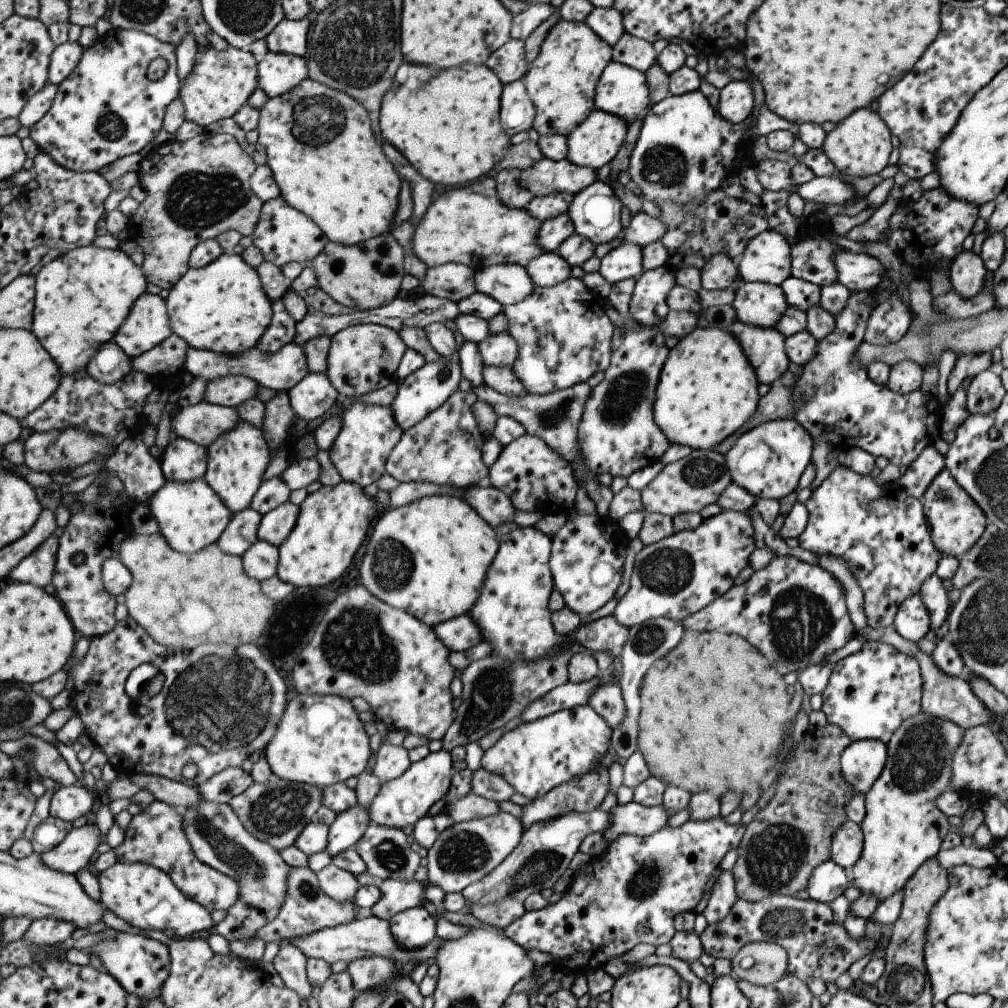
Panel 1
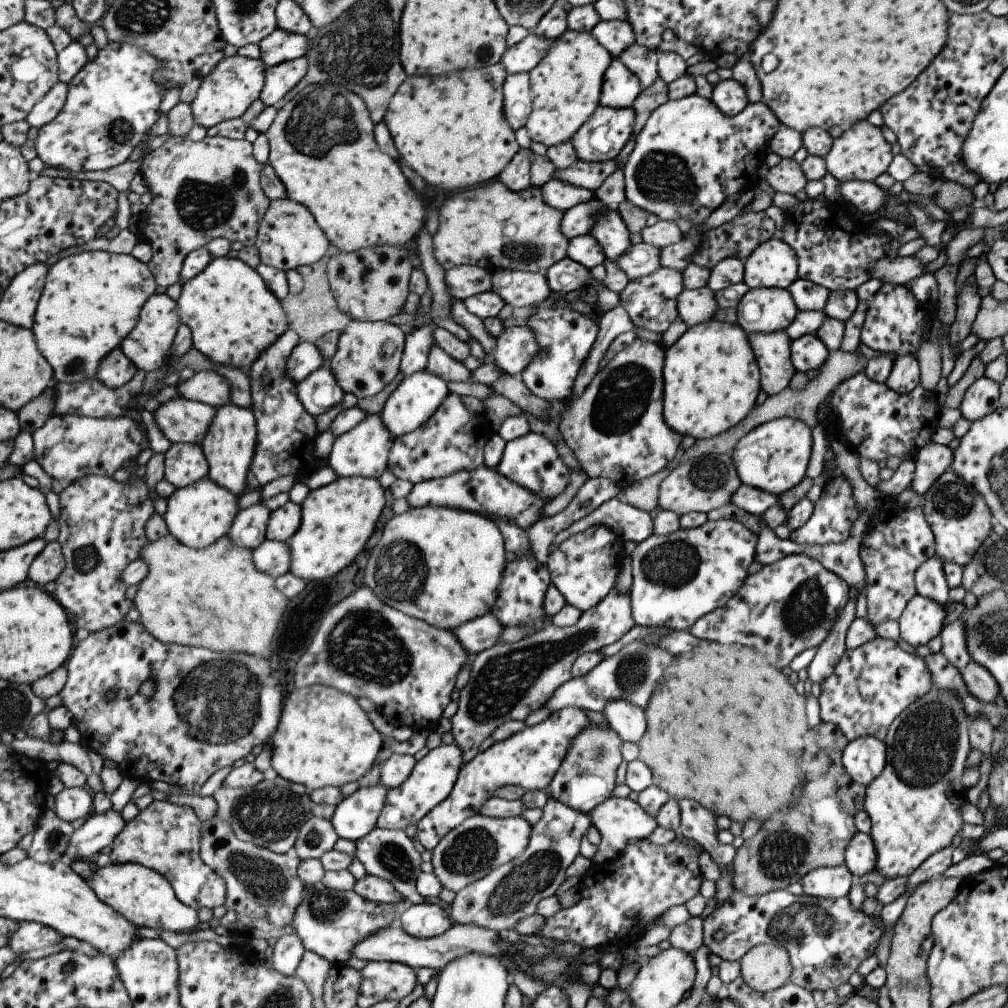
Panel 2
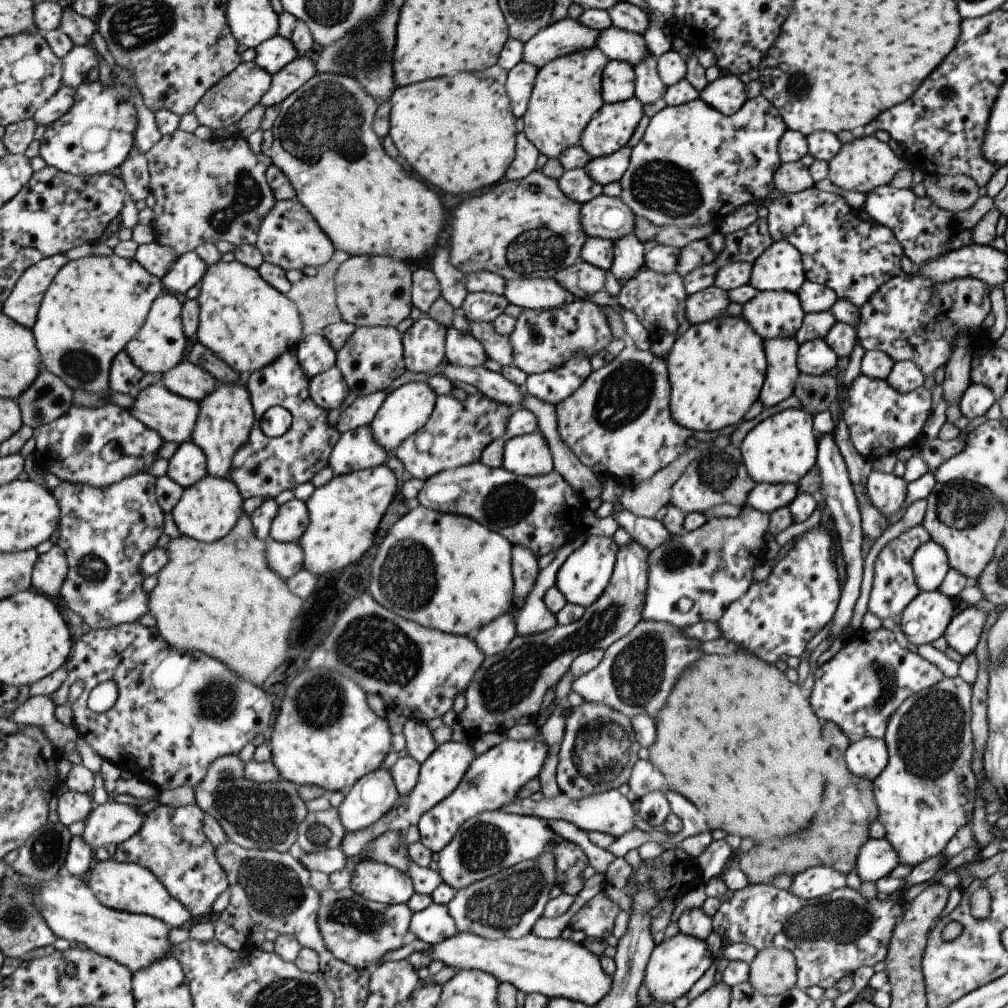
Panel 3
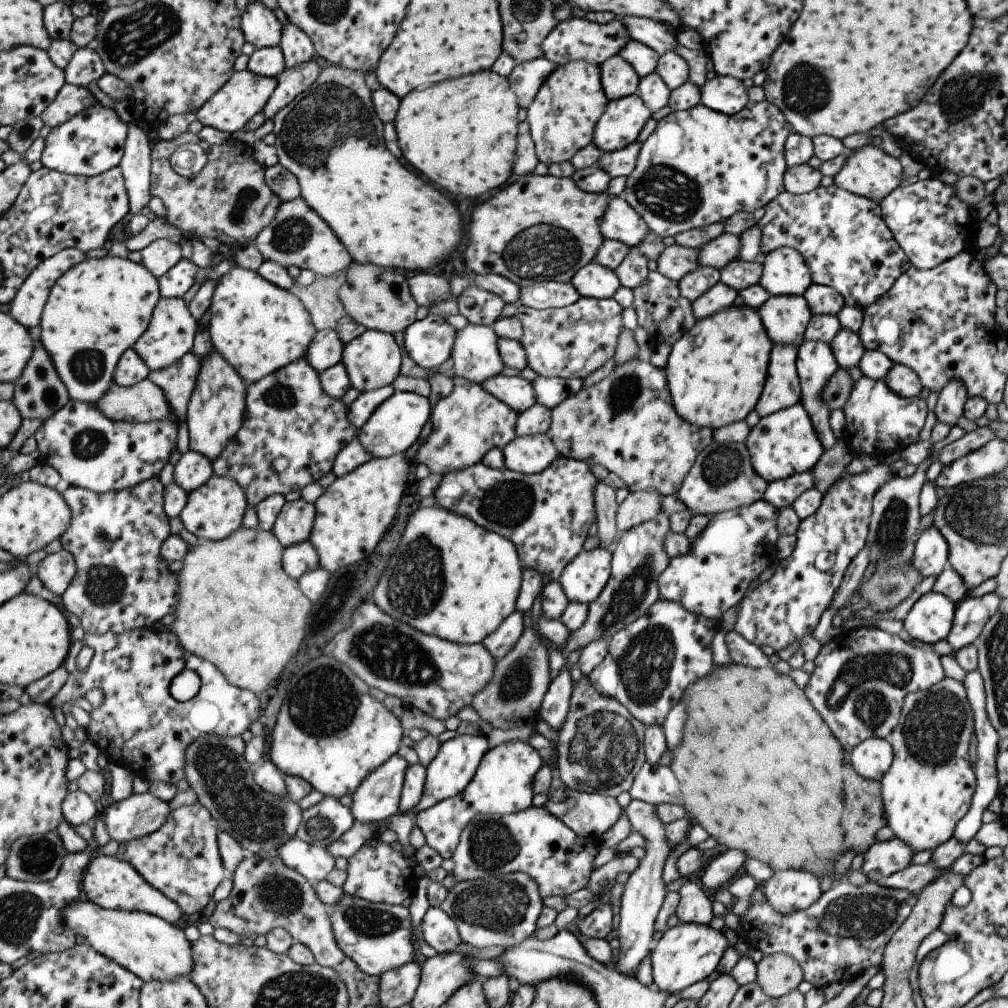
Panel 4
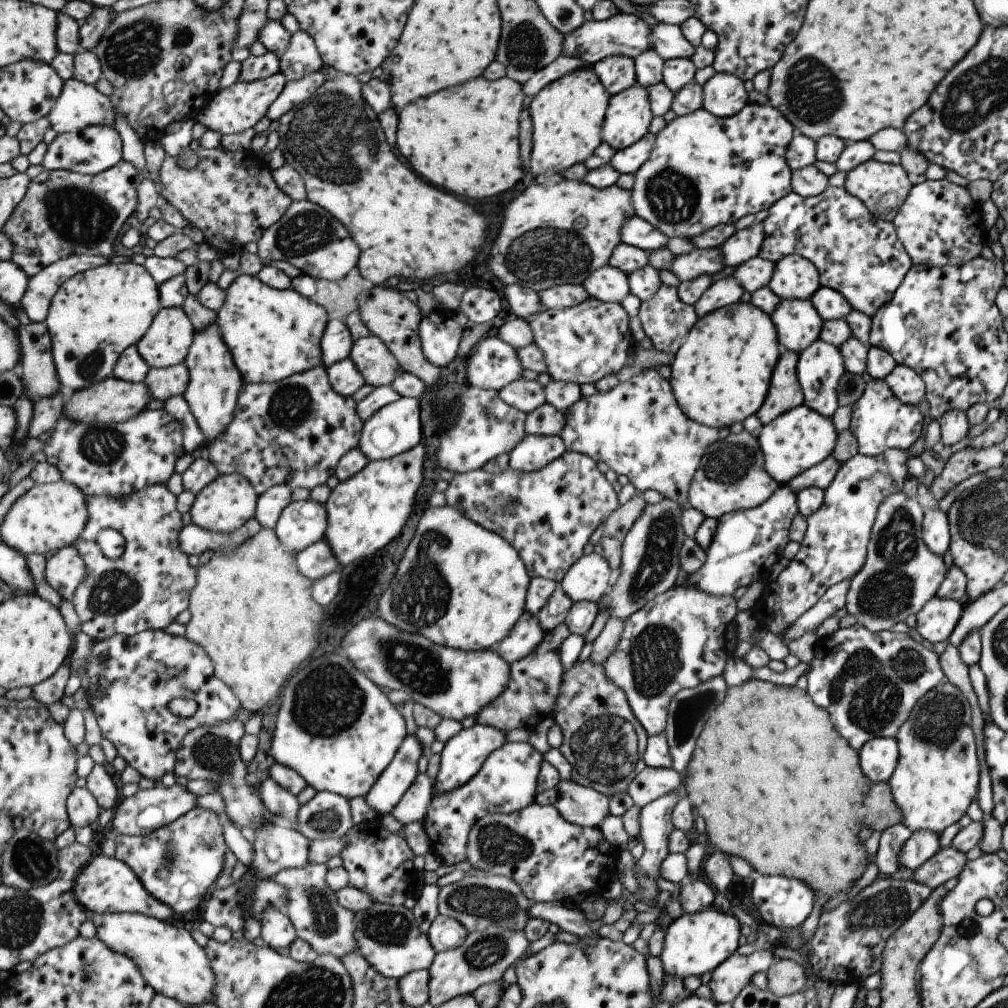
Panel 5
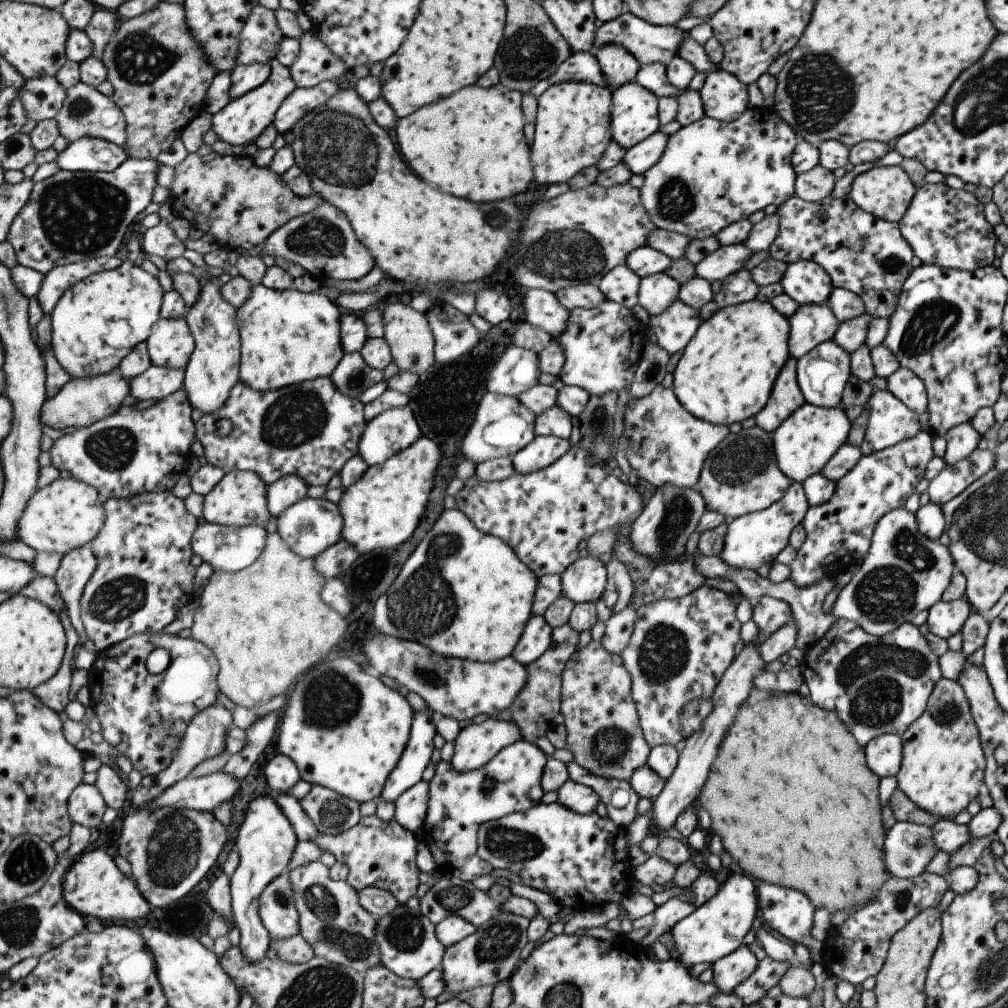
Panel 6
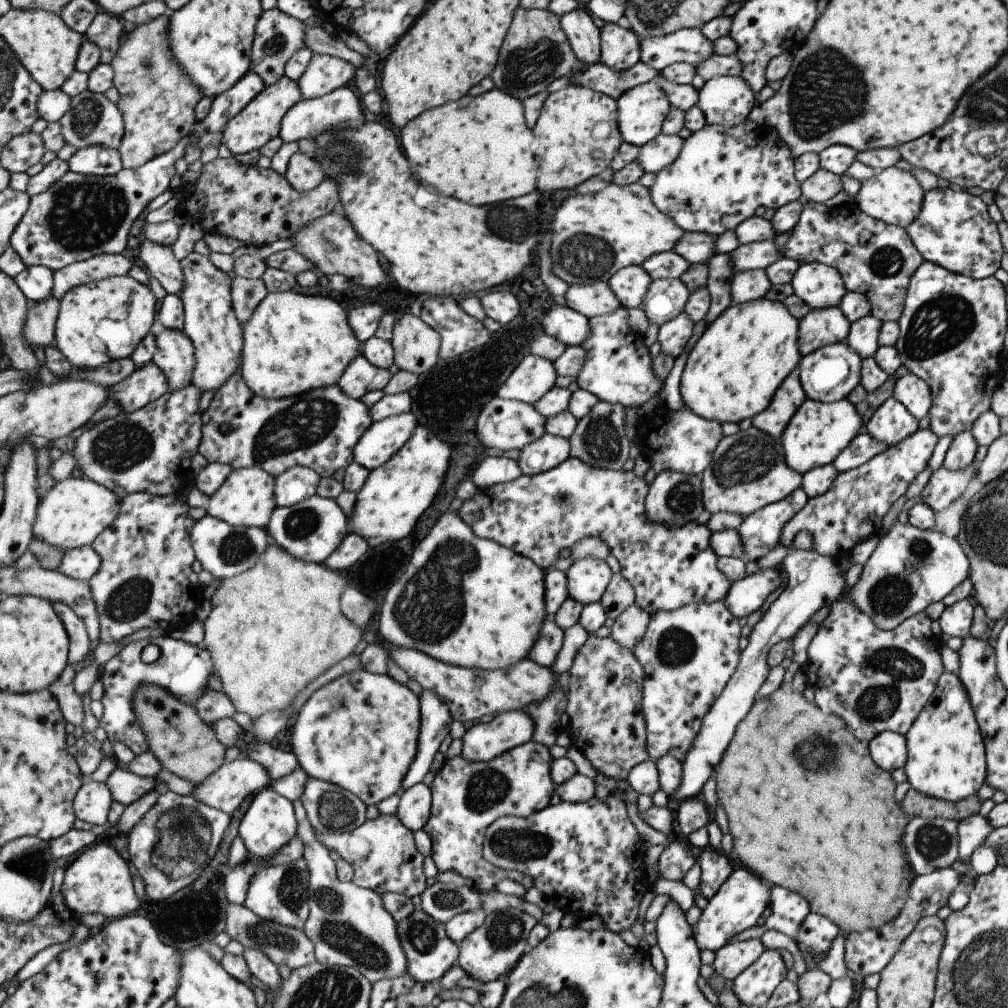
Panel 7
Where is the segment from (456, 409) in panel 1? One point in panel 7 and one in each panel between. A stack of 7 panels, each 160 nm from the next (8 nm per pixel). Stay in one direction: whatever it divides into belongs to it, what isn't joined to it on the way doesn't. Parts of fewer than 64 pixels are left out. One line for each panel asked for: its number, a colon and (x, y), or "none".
2: (452, 439)
3: (460, 430)
4: (467, 423)
5: (486, 427)
6: (501, 426)
7: (505, 424)

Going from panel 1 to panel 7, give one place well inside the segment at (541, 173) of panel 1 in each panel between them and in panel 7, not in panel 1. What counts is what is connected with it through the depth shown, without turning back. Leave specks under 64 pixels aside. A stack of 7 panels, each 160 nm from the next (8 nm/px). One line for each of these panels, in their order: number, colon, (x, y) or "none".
2: (590, 175)
3: (608, 168)
4: (617, 163)
5: (628, 160)
6: (641, 157)
7: (663, 149)

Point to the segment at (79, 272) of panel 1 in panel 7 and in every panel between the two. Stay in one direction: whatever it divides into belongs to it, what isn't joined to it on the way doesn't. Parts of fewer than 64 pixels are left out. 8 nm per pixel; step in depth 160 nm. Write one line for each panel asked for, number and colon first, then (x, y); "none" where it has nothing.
2: (92, 300)
3: (97, 305)
4: (99, 309)
5: (97, 315)
6: (98, 322)
7: (100, 322)

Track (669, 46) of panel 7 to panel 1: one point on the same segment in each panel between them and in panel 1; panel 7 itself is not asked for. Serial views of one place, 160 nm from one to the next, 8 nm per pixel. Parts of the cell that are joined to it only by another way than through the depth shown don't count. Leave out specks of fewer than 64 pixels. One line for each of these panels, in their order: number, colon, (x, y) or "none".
1: (508, 62)
2: (521, 57)
3: (560, 38)
4: (574, 39)
5: (623, 34)
6: (648, 43)

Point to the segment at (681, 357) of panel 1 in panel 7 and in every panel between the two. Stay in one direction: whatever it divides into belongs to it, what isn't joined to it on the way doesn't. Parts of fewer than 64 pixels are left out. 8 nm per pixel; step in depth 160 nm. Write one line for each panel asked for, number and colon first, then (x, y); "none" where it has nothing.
2: (710, 380)
3: (716, 368)
4: (715, 371)
5: (720, 374)
6: (726, 371)
7: (732, 372)

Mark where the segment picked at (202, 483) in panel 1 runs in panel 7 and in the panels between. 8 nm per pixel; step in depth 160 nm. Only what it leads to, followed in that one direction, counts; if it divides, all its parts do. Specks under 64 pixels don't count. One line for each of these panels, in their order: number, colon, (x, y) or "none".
2: (199, 515)
3: (208, 511)
4: (214, 512)
5: (230, 502)
6: (241, 499)
7: (248, 499)

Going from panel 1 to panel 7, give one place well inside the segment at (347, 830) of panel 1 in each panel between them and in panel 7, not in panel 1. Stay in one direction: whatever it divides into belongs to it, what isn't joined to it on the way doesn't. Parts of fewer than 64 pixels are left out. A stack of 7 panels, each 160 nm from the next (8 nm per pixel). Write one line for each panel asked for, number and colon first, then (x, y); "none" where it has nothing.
2: (357, 815)
3: (366, 802)
4: (377, 798)
5: (400, 772)
6: (417, 751)
7: (434, 715)

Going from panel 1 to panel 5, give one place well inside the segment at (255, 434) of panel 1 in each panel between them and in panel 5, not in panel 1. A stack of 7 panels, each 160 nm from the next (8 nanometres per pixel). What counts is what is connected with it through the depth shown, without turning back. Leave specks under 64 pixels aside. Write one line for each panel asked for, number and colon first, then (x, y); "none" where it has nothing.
2: (230, 445)
3: (227, 416)
4: (216, 412)
5: (213, 393)

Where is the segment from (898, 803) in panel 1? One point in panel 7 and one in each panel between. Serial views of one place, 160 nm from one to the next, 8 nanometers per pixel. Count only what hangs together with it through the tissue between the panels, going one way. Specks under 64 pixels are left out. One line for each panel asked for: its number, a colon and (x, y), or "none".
2: (913, 804)
3: (925, 793)
4: (927, 788)
5: (935, 778)
6: (942, 766)
7: (945, 760)

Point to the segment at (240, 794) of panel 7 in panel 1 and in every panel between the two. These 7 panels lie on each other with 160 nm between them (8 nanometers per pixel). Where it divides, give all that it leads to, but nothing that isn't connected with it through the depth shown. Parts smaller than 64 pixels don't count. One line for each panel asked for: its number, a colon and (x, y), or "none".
1: (77, 852)
2: (100, 829)
3: (111, 823)
4: (141, 814)
5: (148, 810)
6: (205, 793)

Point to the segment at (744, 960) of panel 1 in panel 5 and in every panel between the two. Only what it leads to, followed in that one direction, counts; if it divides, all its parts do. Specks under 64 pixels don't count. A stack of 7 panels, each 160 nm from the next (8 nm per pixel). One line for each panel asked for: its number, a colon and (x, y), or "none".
2: (764, 967)
3: (772, 971)
4: (777, 974)
5: (785, 977)

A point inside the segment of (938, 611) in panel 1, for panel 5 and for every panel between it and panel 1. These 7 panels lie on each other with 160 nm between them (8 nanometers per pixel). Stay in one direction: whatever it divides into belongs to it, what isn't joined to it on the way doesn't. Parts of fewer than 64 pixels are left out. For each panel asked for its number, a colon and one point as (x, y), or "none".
2: (929, 581)
3: (929, 564)
4: (930, 554)
5: (935, 530)

